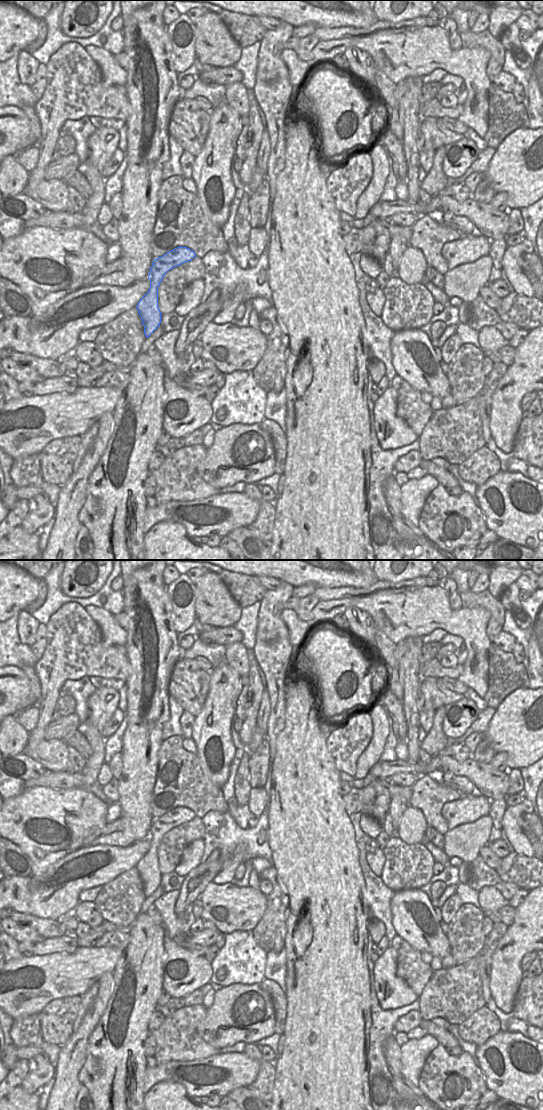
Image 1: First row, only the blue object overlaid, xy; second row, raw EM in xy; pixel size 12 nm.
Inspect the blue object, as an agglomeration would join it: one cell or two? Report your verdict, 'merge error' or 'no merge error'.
no merge error

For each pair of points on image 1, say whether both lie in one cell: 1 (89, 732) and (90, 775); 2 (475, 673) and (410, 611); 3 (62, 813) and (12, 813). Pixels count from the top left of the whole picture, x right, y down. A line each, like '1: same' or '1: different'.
1: same
2: same
3: same

